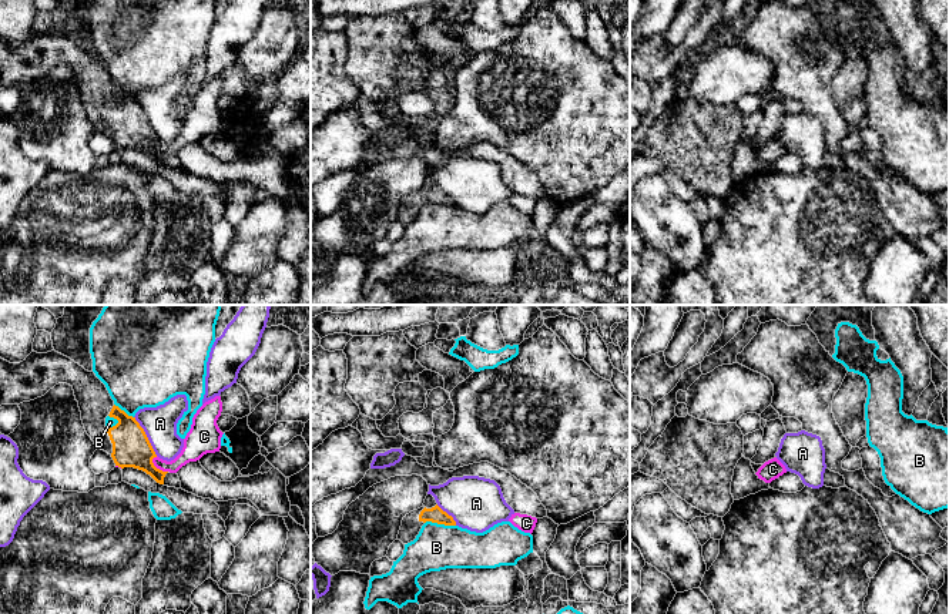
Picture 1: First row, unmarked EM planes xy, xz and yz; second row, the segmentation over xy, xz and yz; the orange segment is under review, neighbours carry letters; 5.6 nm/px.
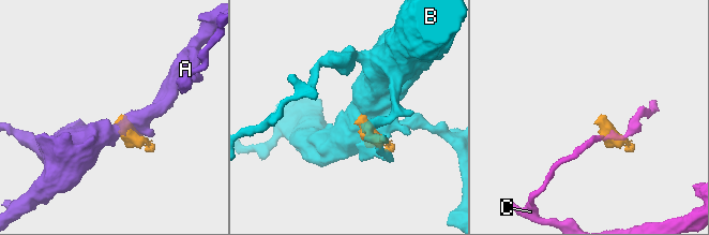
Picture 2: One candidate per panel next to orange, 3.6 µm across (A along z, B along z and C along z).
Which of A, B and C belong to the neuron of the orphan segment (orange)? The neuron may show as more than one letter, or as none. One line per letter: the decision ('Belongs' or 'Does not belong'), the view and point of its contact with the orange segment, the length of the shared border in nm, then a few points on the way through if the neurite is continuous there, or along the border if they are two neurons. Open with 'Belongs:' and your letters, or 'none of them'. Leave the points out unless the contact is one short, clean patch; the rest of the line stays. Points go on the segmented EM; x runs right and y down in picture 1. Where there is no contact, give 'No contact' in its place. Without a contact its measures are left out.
Belongs: none of them
A: Does not belong. Touches orange at xy (146, 436). Shared border 260 nm. Boundary: xy (134, 416), (157, 455)
B: Does not belong. Touches orange at xz (441, 523). Shared border 180 nm
C: Does not belong. Touches orange at xy (156, 467). Shared border 120 nm. Boundary: xy (154, 456), (153, 463), (167, 472)

